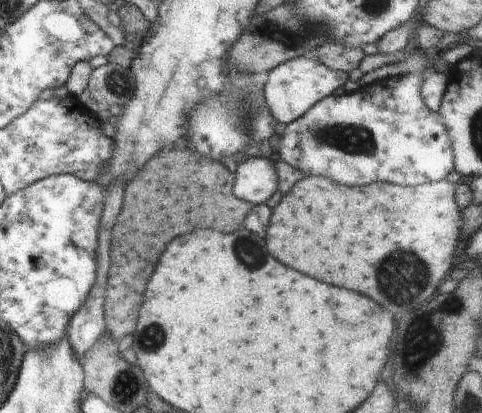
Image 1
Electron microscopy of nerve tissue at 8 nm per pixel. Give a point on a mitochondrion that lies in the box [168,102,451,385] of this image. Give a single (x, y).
(405, 286)

